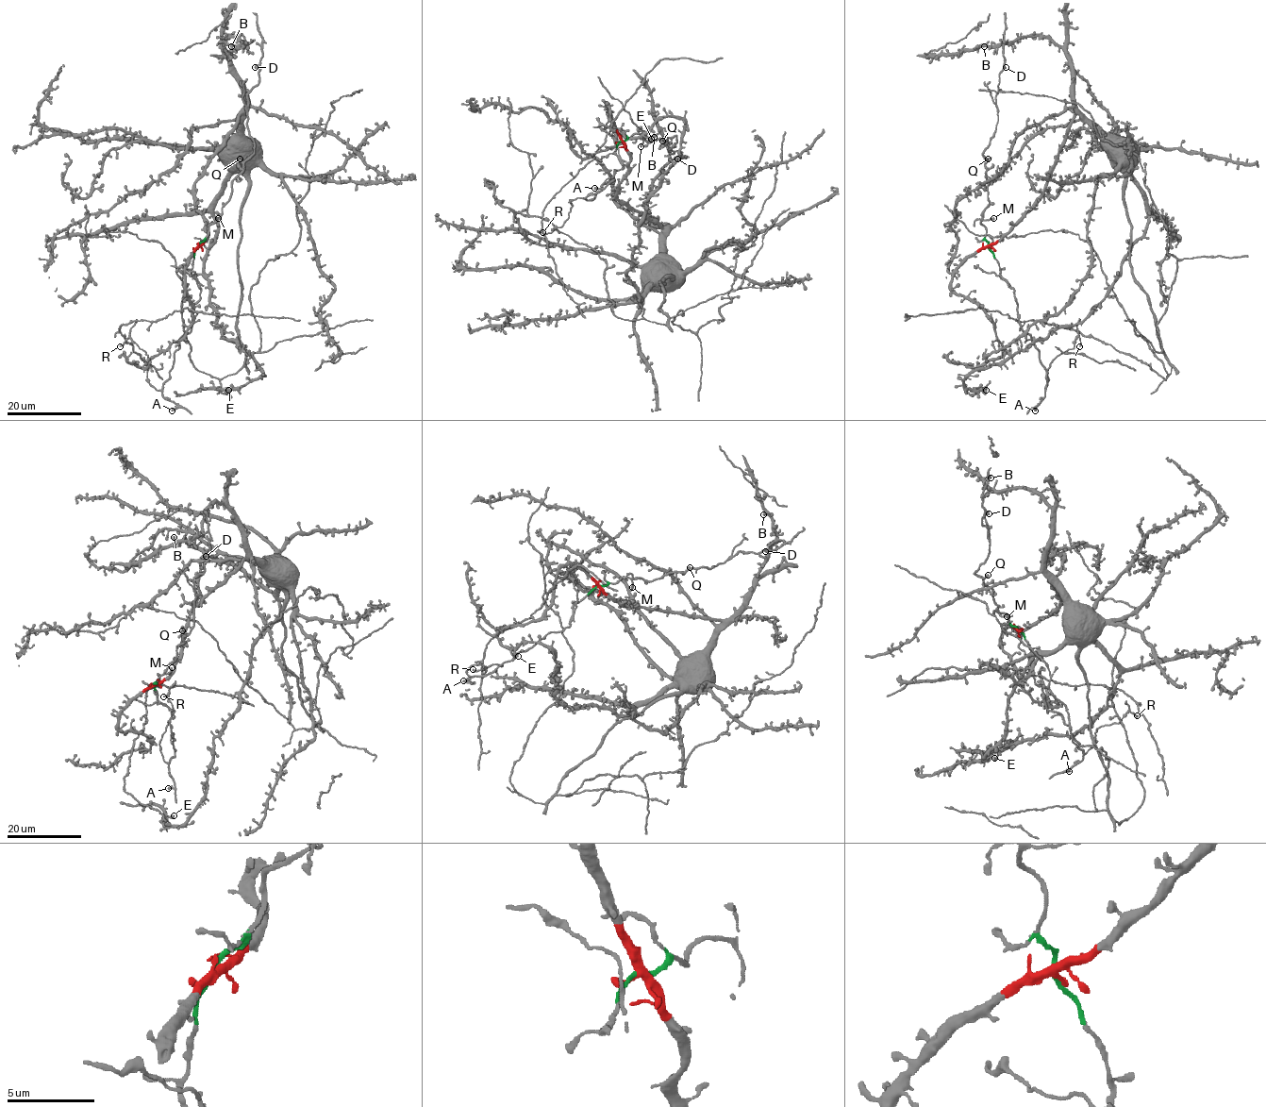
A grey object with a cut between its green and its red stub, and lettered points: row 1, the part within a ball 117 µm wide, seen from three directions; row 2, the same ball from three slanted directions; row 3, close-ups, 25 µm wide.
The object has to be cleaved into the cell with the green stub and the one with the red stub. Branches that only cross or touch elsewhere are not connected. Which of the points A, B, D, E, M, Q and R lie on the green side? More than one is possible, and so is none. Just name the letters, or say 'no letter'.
A, D, M, Q, R

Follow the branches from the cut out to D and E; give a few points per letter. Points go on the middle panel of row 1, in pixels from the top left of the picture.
D: (620, 141), (635, 134), (648, 142), (675, 137), (669, 149), (681, 152), (677, 159)
E: (620, 141), (617, 197), (661, 231), (636, 301), (639, 222), (685, 124), (660, 118), (652, 139)

